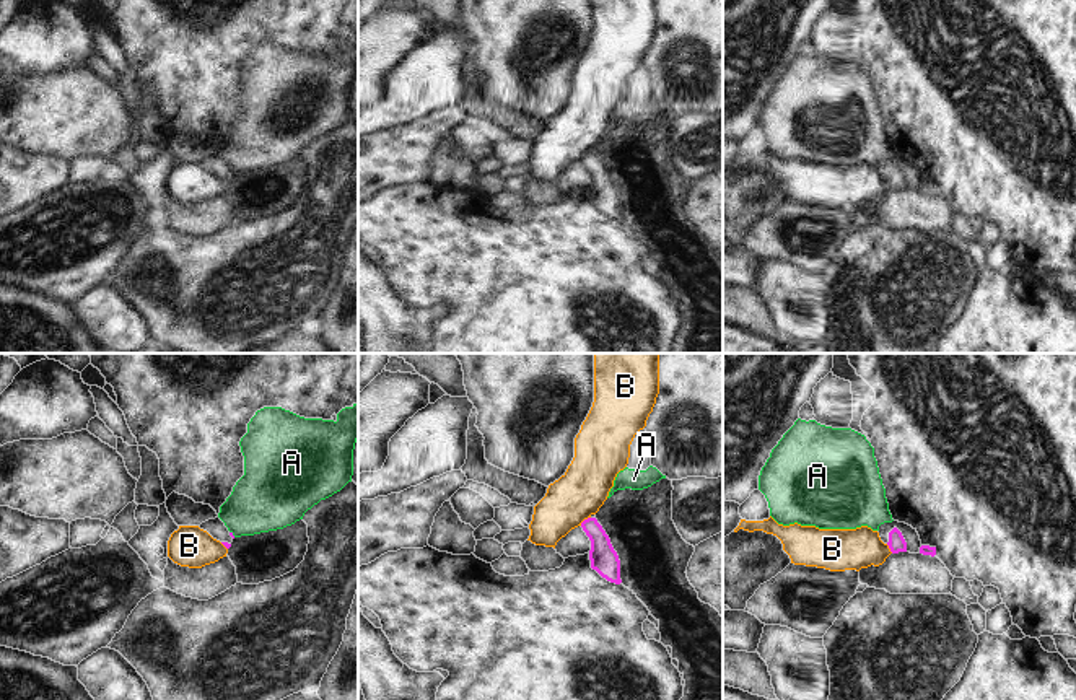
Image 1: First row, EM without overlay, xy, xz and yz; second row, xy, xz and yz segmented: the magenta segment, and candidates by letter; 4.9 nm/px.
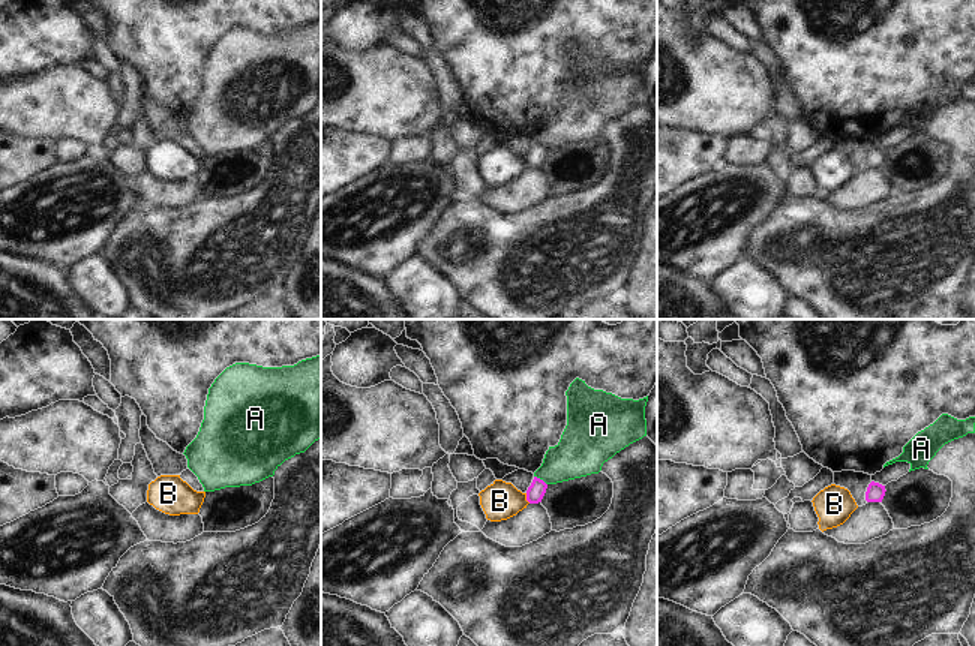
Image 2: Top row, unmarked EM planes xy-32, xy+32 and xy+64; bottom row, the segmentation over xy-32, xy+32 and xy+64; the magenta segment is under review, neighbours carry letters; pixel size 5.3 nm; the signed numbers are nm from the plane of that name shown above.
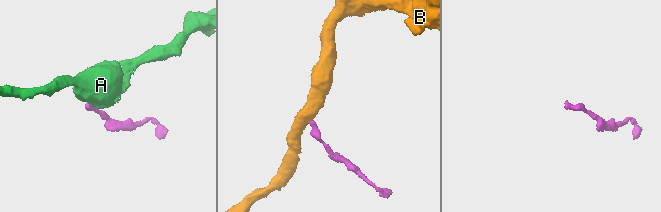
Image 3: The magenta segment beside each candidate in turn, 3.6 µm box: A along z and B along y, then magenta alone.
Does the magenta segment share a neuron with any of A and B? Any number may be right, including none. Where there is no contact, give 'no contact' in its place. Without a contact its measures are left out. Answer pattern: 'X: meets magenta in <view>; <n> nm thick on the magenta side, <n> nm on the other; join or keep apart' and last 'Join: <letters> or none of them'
A: meets magenta in xy; 20 nm thick on the magenta side, 320 nm on the other; keep apart
B: meets magenta in xz; 140 nm thick on the magenta side, 240 nm on the other; keep apart
Join: none of them

